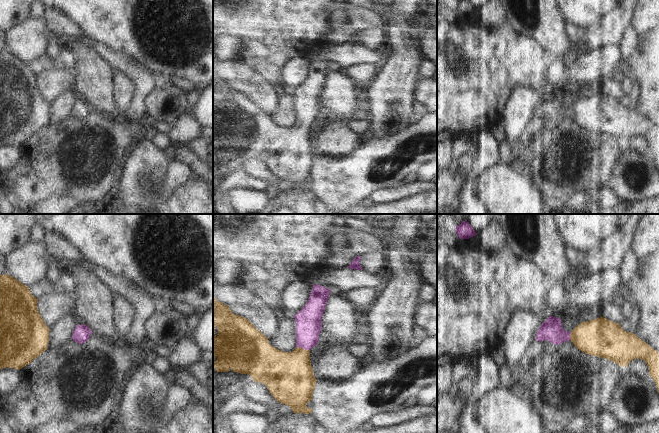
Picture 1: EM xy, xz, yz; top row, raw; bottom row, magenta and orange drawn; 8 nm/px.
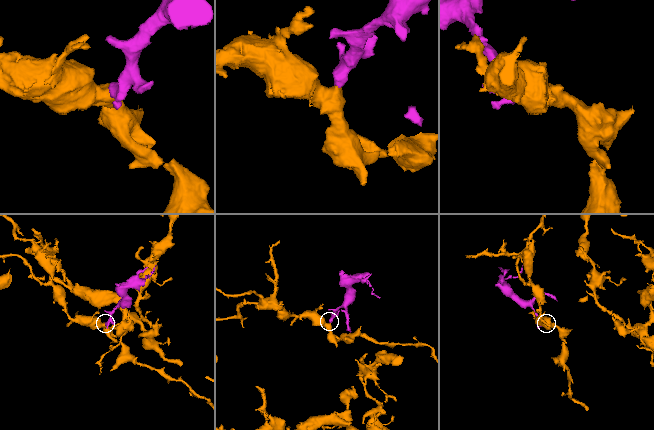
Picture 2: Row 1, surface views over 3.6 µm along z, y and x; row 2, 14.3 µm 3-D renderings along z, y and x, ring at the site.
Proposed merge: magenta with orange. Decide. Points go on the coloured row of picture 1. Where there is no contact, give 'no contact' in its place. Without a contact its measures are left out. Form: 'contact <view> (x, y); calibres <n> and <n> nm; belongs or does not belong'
contact xz (303, 348); calibres 220 and 380 nm; belongs

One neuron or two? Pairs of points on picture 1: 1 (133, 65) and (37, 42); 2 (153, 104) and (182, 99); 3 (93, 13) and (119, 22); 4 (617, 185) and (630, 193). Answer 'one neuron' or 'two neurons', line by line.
1: one neuron
2: one neuron
3: one neuron
4: one neuron

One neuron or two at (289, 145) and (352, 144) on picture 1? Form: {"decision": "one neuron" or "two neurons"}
{"decision": "two neurons"}

